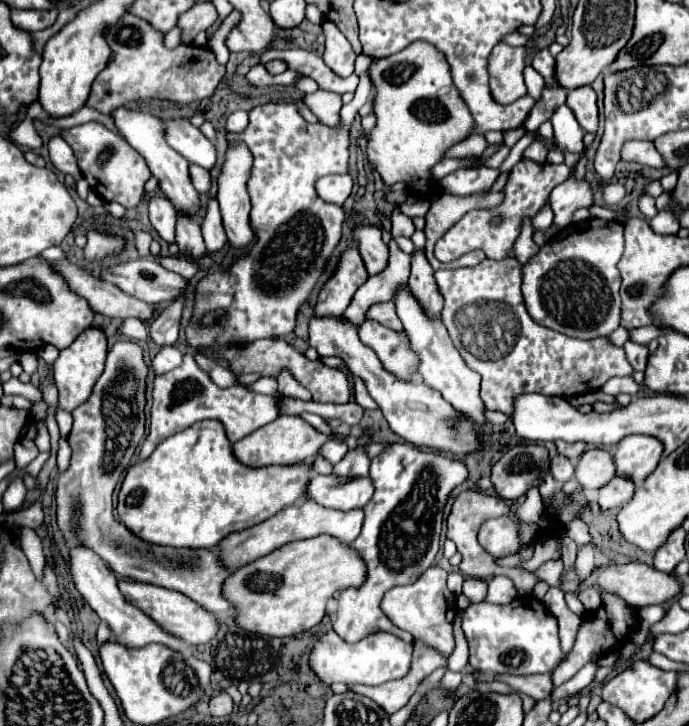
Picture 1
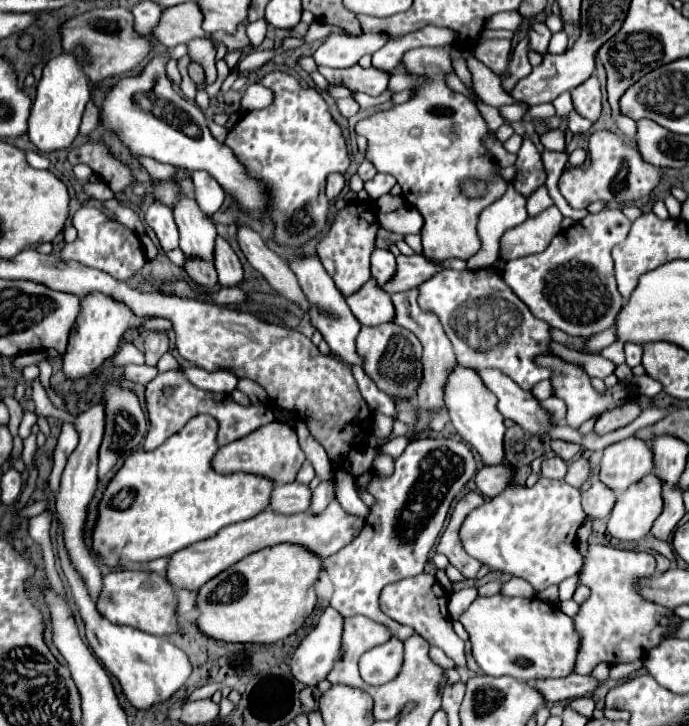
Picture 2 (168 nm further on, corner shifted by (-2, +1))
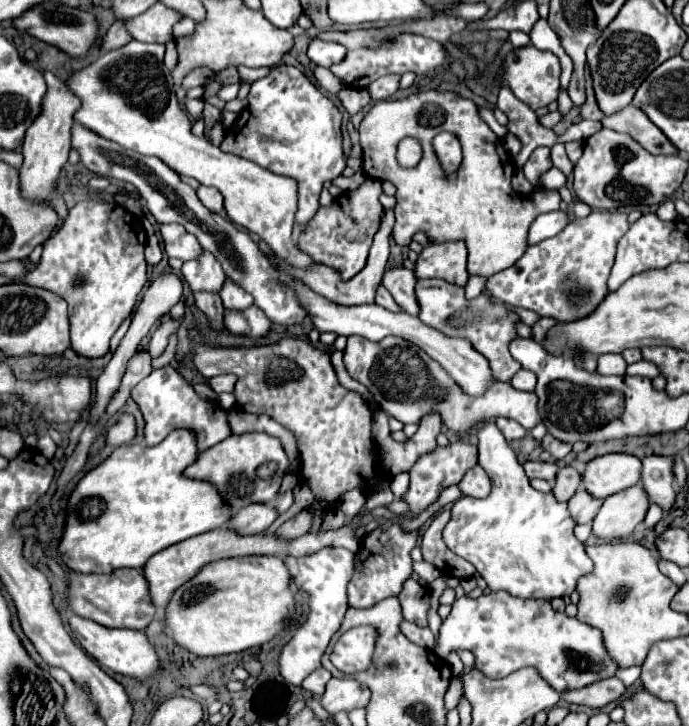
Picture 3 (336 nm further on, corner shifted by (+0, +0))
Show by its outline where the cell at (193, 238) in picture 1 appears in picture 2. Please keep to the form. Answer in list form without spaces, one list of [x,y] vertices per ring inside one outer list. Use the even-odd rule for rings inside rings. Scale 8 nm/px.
[[[188,259],[184,265],[186,273],[190,275],[190,279],[202,287],[204,291],[212,291],[218,285],[218,275],[212,263],[208,261],[200,261],[200,259]]]

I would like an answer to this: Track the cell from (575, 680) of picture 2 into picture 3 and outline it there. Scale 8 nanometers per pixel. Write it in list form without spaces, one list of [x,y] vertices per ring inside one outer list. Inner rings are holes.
[[[606,678],[606,680],[598,680],[594,684],[588,684],[584,688],[578,690],[566,690],[562,692],[562,700],[566,702],[574,702],[574,704],[584,704],[590,708],[602,708],[612,700],[618,700],[624,694],[626,686],[618,680],[618,678]]]

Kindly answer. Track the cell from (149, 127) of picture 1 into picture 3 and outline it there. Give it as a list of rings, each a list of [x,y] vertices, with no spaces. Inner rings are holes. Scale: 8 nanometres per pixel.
[[[206,250],[198,258],[184,262],[182,276],[188,282],[188,286],[192,288],[192,292],[198,292],[198,290],[218,292],[218,288],[226,280],[226,274],[222,266],[218,264],[218,260],[214,258],[214,254]]]

